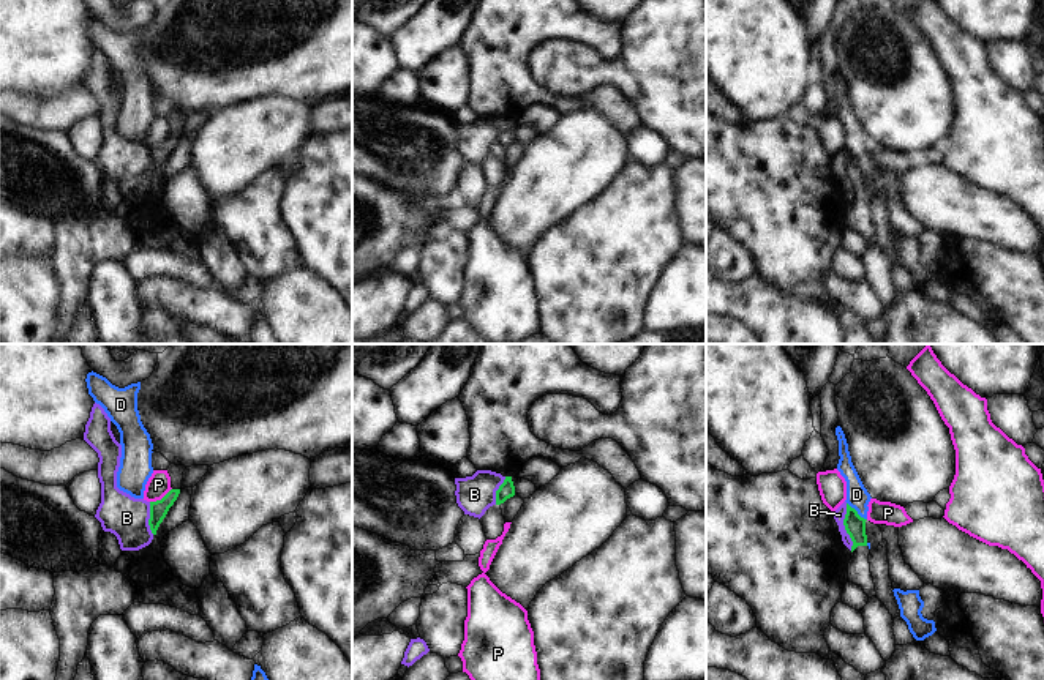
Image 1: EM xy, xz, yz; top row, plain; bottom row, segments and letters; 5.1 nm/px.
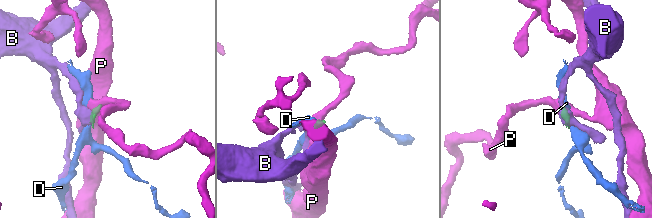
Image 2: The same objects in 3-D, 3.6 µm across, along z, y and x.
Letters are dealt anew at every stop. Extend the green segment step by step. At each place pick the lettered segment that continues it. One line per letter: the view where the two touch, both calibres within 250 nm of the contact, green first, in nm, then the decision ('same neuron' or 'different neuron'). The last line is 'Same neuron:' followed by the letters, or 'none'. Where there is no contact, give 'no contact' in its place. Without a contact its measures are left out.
B: meets green in yz; 110 nm thick on the green side, 60 nm on the other; different neuron
D: meets green in yz; 110 nm thick on the green side, 120 nm on the other; different neuron
P: meets green in xy; 90 nm thick on the green side, 120 nm on the other; different neuron
Same neuron: none

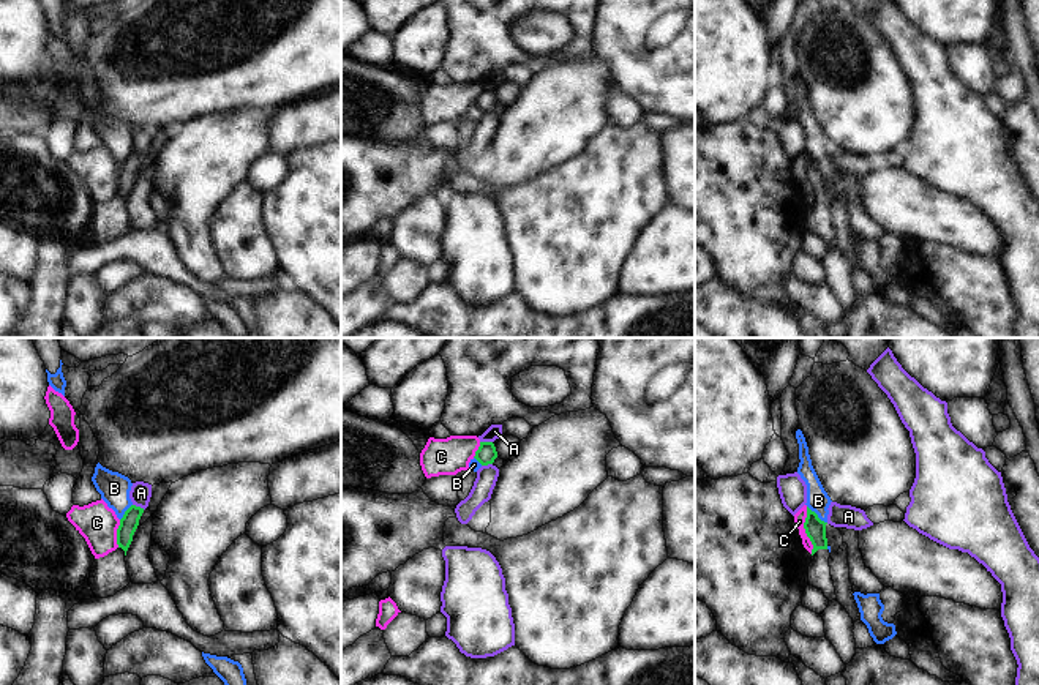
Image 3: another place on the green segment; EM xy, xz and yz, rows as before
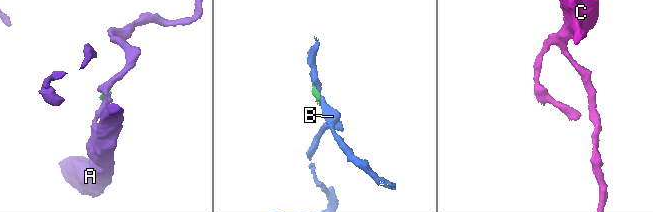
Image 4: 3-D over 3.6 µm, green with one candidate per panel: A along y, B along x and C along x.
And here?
A: meets green in xz; 100 nm thick on the green side, 80 nm on the other; different neuron
B: meets green in yz; 110 nm thick on the green side, 120 nm on the other; different neuron
C: meets green in yz; 110 nm thick on the green side, 60 nm on the other; different neuron
Same neuron: none

